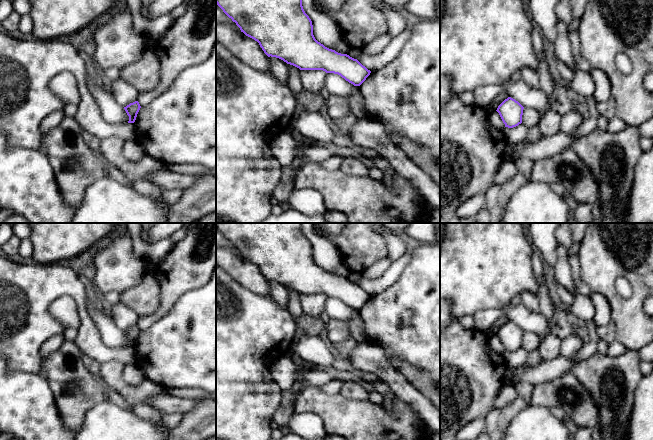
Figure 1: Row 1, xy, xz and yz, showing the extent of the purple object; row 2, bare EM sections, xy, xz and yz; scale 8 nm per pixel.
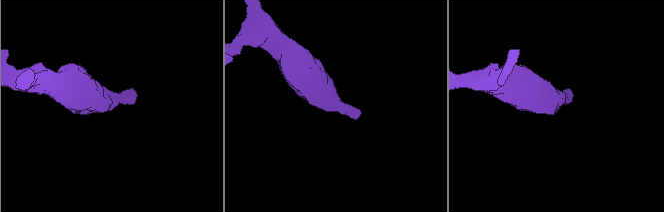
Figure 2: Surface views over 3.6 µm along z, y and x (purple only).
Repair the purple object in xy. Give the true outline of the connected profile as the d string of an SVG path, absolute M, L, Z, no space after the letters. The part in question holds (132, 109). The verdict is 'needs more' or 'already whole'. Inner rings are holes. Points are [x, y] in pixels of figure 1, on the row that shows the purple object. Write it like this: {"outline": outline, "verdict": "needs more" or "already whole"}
{"outline": "M135 101L133 103L130 103L126 107L124 107L127 115L129 116L128 123L134 123L137 117L137 114L140 110L141 106L138 101Z", "verdict": "already whole"}

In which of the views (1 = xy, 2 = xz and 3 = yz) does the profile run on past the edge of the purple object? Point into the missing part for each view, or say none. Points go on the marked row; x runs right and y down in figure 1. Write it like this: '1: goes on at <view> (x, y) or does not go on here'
1: does not go on here
2: does not go on here
3: does not go on here

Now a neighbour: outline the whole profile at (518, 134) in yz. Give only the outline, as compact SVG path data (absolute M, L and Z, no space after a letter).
M521 123L513 128L505 127L502 131L508 143L518 144L526 139L528 130L529 128L525 124Z

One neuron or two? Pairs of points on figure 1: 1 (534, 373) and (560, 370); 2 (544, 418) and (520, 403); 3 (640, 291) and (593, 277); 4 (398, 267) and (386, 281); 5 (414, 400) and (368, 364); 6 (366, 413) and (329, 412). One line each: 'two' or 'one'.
1: one
2: two
3: one
4: one
5: one
6: one

